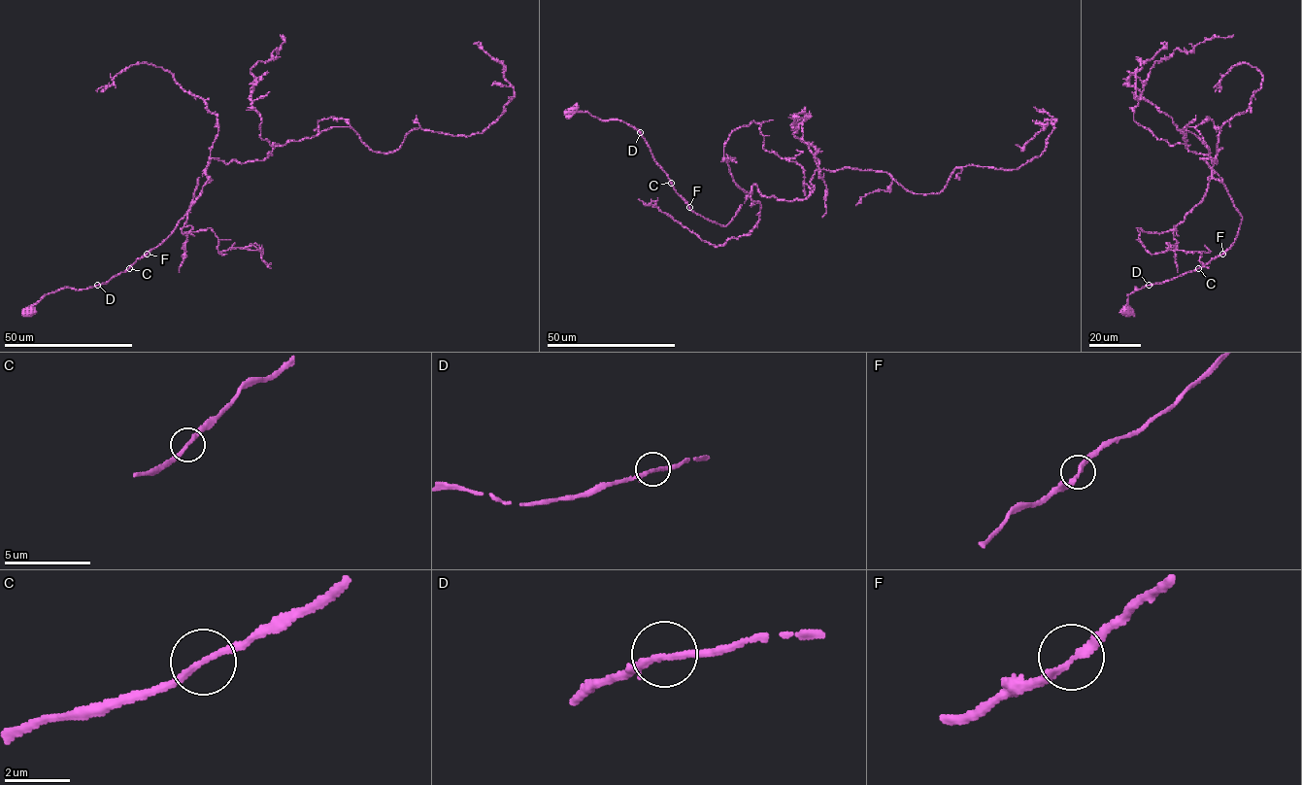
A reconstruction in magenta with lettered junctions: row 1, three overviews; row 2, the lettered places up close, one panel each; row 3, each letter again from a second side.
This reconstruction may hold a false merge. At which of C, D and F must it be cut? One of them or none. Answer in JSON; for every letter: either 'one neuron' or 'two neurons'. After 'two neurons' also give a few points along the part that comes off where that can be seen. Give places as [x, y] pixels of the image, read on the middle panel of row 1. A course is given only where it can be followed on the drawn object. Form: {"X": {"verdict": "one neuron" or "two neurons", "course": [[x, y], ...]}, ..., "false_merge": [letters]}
{"C": {"verdict": "one neuron"}, "D": {"verdict": "one neuron"}, "F": {"verdict": "one neuron"}, "false_merge": []}

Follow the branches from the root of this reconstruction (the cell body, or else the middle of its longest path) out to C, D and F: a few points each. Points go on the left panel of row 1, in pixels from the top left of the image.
C: (31, 312), (34, 305), (50, 292), (66, 288), (88, 289), (106, 283), (128, 268)
D: (31, 312), (34, 305), (50, 292), (66, 288), (82, 290), (97, 285)
F: (31, 312), (45, 295), (66, 288), (82, 290), (106, 283), (147, 254)

